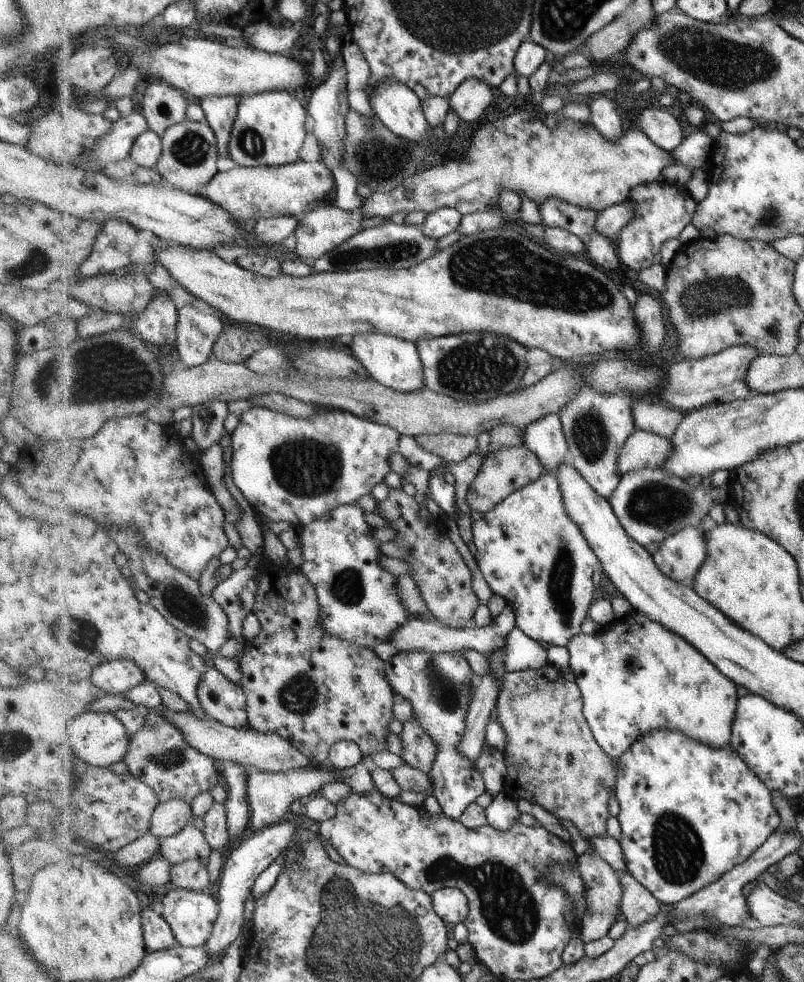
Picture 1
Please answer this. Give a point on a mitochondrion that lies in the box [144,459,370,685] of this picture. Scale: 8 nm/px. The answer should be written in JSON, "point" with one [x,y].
{"point":[183,606]}

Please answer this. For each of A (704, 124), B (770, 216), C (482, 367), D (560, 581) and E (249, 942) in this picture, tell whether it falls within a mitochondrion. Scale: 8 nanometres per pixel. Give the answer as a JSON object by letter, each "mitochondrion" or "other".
{"A":"other","B":"mitochondrion","C":"mitochondrion","D":"mitochondrion","E":"other"}

